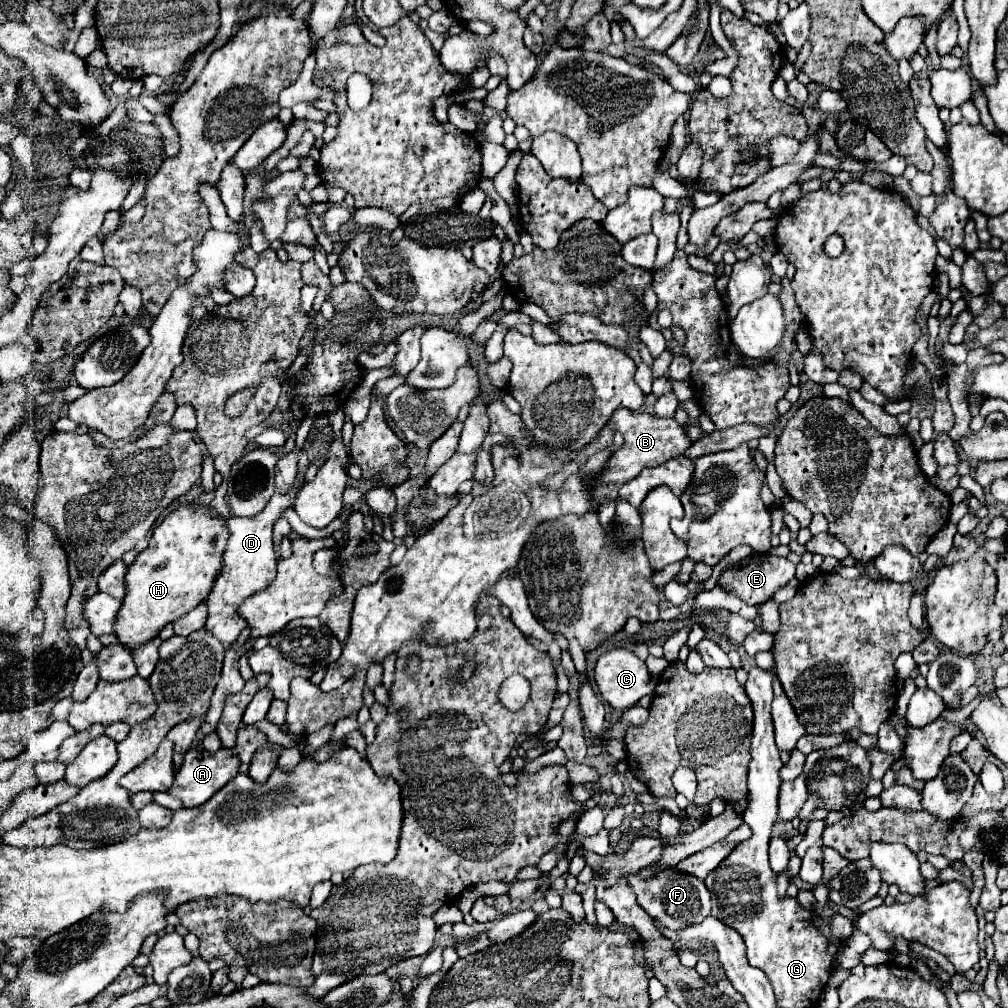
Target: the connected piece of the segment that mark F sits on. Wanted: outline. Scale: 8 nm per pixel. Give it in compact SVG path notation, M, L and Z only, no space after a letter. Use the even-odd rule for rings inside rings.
M668 869L650 881L640 881L638 875L632 875L632 877L628 877L628 883L636 891L640 907L644 907L644 911L650 917L658 919L670 931L682 931L690 925L702 923L710 915L710 893L708 893L704 881L700 881L692 875L680 875L674 869Z

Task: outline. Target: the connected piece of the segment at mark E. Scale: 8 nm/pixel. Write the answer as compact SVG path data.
M754 553L738 563L732 563L728 569L724 569L722 575L718 577L718 585L724 591L736 593L748 605L760 605L760 603L772 599L774 593L794 577L794 569L796 569L796 565L790 563L786 557L776 557L770 553L762 553L762 555Z

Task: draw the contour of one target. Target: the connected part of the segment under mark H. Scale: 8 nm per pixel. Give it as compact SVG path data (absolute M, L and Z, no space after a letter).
M180 505L152 533L146 551L126 571L126 597L116 615L114 635L126 649L158 637L164 625L196 609L208 597L228 541L226 523L210 507Z

